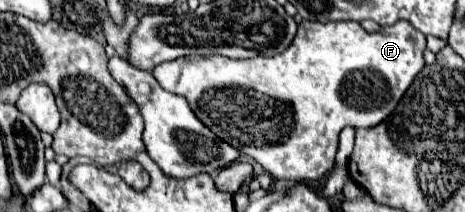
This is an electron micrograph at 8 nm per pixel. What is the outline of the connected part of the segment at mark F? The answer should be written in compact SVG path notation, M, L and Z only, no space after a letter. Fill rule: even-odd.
M301 21L299 35L295 35L287 51L273 57L227 59L223 55L211 57L181 57L161 63L151 73L159 85L171 93L183 95L195 117L209 127L219 139L231 143L239 153L261 163L277 179L303 181L321 179L331 171L339 147L339 133L345 127L363 129L381 123L397 107L415 75L423 69L425 35L401 21L393 27L381 27L377 33L367 33L355 21L315 23ZM247 89L265 93L275 101L249 101L243 97Z

